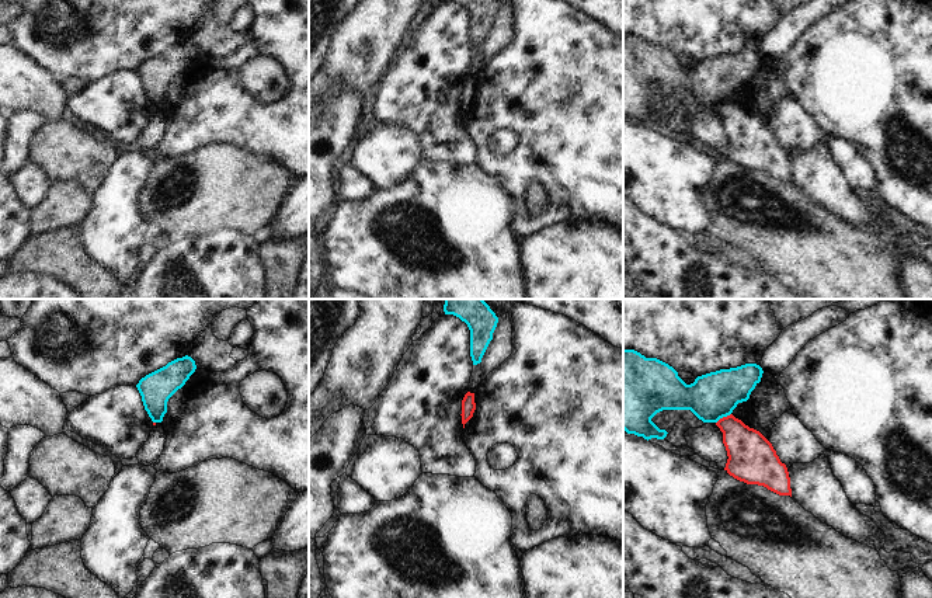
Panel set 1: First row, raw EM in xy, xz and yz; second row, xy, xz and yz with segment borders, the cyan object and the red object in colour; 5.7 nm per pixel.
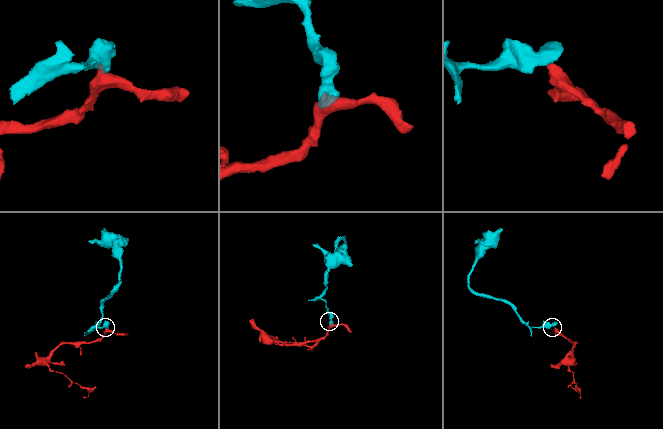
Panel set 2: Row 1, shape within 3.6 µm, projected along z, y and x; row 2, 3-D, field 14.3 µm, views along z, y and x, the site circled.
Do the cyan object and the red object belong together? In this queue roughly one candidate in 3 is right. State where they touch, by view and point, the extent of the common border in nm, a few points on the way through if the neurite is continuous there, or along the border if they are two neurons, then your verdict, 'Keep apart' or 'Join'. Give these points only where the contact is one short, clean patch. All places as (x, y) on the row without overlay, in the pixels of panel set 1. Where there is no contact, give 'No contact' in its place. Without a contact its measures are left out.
Touches cyan at yz (723, 101). Shared border 110 nm. Boundary: yz (730, 98), (716, 108). Keep apart.

